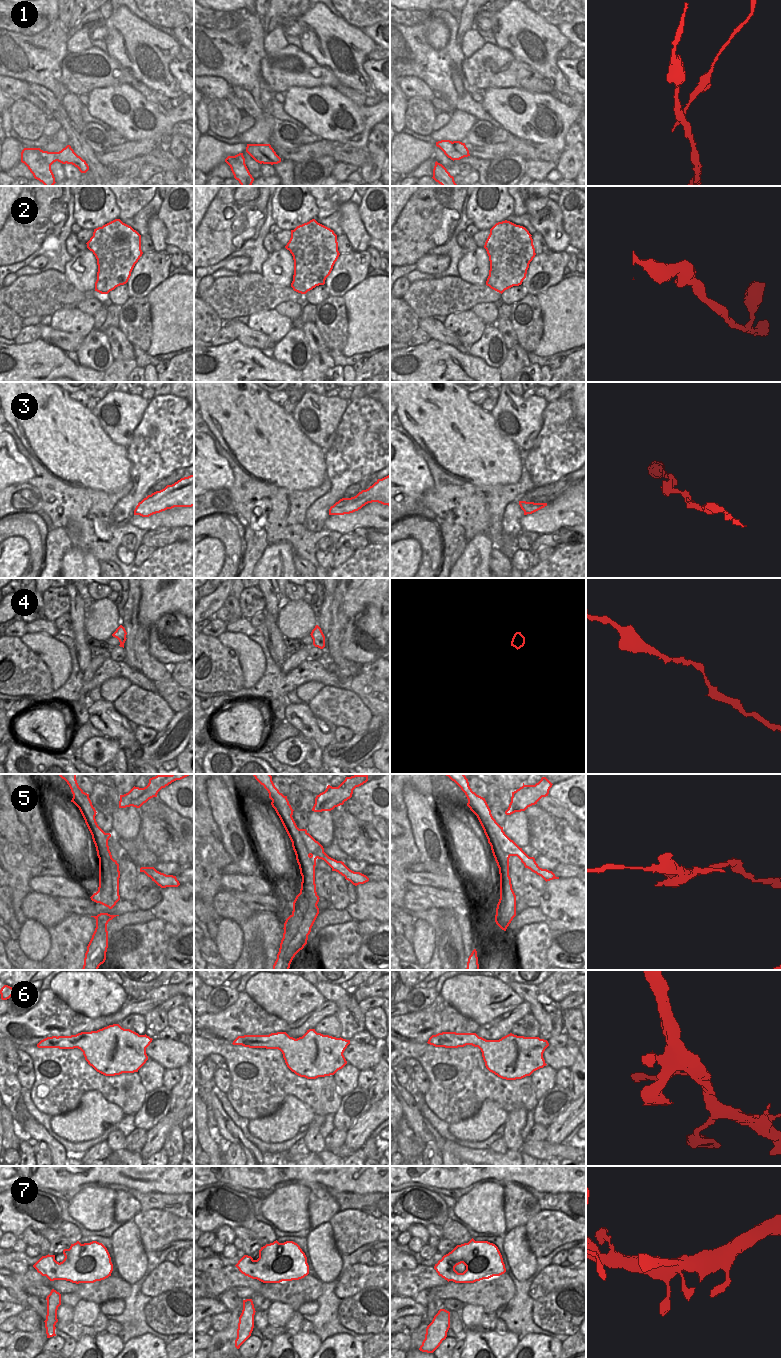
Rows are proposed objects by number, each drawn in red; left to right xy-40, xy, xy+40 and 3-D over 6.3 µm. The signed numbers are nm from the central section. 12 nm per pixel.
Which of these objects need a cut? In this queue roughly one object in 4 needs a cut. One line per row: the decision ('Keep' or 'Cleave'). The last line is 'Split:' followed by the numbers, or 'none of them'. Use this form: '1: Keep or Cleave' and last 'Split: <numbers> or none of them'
1: Cleave
2: Keep
3: Keep
4: Keep
5: Cleave
6: Keep
7: Keep
Split: 1, 5.

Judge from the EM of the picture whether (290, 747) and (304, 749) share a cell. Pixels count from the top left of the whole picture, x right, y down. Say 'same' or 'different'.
same

